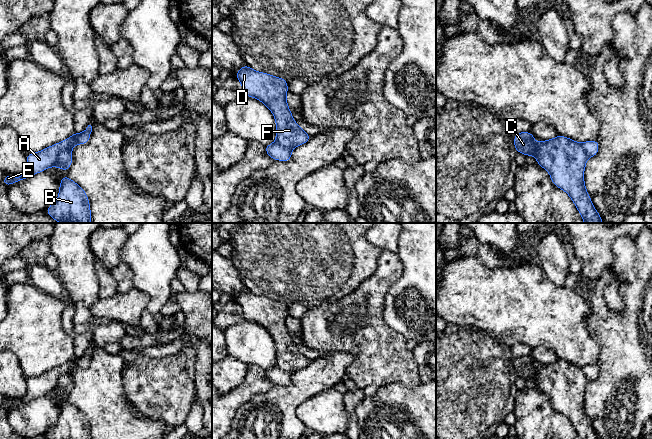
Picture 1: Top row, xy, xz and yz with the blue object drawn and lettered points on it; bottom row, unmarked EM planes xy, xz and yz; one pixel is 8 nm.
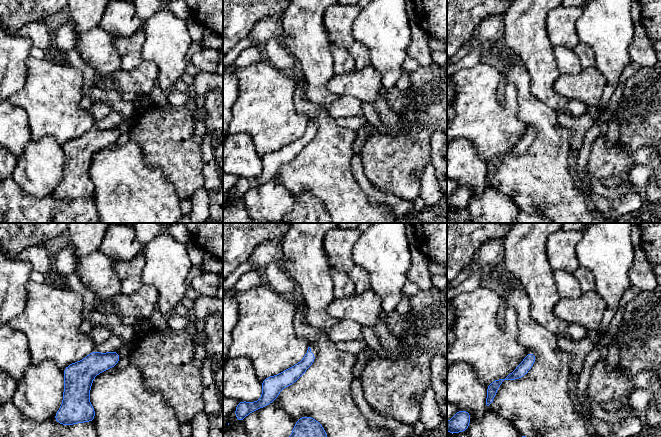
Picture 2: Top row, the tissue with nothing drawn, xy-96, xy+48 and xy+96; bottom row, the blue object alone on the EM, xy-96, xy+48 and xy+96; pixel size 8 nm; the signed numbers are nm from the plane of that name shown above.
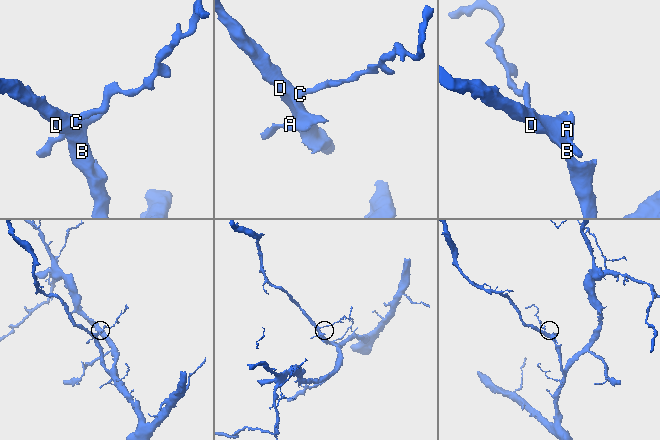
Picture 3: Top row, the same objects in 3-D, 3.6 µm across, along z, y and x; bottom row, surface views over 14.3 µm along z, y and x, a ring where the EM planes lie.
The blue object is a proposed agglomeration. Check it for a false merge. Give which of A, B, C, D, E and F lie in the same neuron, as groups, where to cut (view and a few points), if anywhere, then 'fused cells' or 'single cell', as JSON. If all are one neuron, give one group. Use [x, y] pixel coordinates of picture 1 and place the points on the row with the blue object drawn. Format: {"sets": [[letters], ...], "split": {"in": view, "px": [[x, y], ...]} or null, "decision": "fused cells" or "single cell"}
{"sets": [["A", "E"], ["B", "C", "D", "F"]], "split": {"in": "xy", "px": [[78, 134], [76, 139], [59, 153], [54, 165]]}, "decision": "fused cells"}

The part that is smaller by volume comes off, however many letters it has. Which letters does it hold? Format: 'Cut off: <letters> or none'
Cut off: A, E

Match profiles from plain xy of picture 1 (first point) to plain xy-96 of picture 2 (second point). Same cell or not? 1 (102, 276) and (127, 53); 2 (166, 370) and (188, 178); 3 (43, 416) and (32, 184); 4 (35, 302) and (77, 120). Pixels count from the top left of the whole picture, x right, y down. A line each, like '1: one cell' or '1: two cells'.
1: two cells
2: one cell
3: one cell
4: one cell

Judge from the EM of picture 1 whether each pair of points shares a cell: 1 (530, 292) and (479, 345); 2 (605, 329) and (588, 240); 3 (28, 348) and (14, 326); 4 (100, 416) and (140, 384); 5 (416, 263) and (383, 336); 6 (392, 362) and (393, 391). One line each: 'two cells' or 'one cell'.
1: two cells
2: two cells
3: one cell
4: two cells
5: two cells
6: two cells

